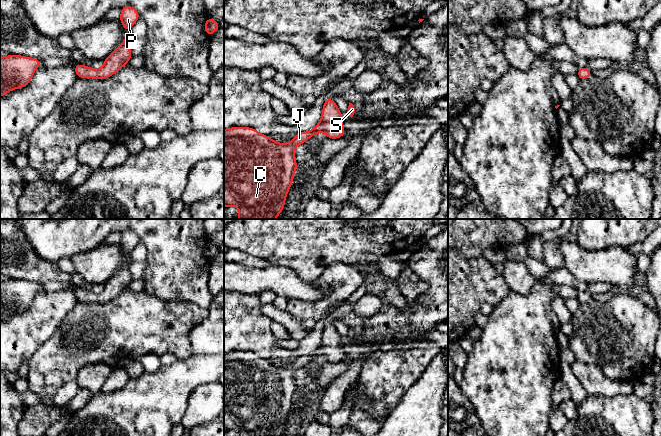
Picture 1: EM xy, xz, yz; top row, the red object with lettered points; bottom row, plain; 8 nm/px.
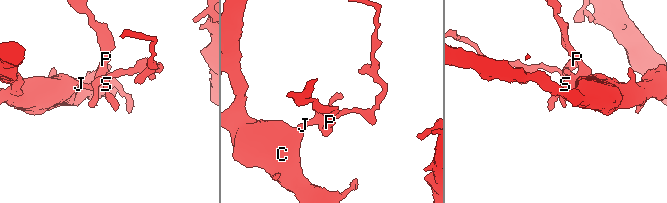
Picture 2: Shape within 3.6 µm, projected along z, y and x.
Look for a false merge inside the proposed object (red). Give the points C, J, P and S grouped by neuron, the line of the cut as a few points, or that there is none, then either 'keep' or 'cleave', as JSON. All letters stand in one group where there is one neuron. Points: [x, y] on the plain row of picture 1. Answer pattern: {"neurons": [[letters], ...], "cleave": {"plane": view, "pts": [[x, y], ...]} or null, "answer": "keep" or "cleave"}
{"neurons": [["C", "J", "P", "S"]], "cleave": null, "answer": "keep"}

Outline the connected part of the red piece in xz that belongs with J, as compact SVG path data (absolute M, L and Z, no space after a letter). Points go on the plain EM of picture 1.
M326 322L320 346L310 355L298 357L288 367L277 367L250 351L224 353L224 431L237 430L239 436L282 436L297 392L294 375L298 369L319 356L324 356L331 363L341 362L345 358L342 337L332 322Z

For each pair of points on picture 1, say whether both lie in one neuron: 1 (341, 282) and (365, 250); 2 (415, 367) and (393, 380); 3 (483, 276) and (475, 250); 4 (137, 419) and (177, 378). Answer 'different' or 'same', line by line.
1: different
2: same
3: different
4: same

